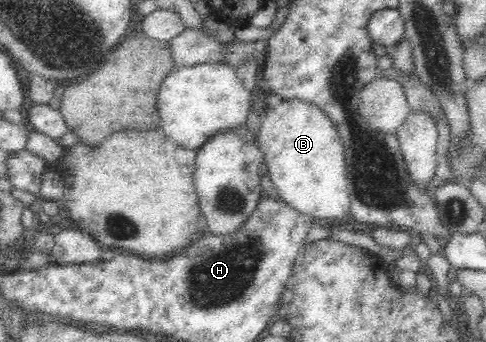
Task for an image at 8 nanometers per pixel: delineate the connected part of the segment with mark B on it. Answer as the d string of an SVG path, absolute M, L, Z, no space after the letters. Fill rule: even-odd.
M271 95L269 109L261 119L257 136L258 147L264 154L267 174L280 197L303 214L309 214L324 225L335 225L350 214L349 193L346 187L346 161L341 134L331 116L322 107L306 99L285 99Z

